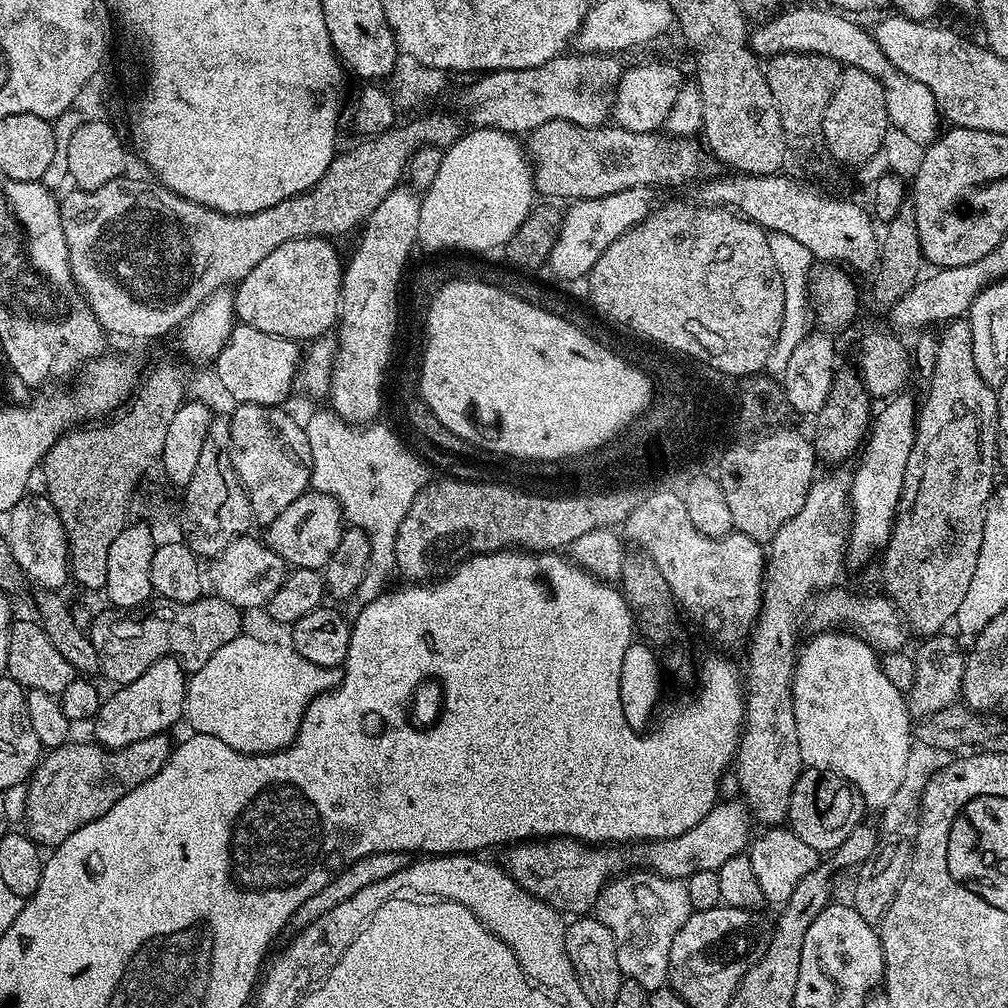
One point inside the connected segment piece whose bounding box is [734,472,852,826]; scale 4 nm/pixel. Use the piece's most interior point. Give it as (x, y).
(805, 558)

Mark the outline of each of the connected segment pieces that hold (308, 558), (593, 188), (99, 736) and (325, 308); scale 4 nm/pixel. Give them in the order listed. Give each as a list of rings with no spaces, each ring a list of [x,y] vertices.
[[[309,490],[300,496],[274,522],[266,526],[266,543],[274,554],[284,559],[284,563],[292,568],[315,568],[324,570],[332,555],[342,542],[346,529],[344,513],[333,496],[327,496],[315,490]]]
[[[555,120],[538,126],[527,133],[526,149],[535,171],[535,191],[544,198],[561,196],[567,202],[593,200],[606,194],[618,194],[631,188],[646,188],[656,184],[680,184],[683,180],[696,182],[705,175],[704,156],[706,152],[695,139],[654,132],[635,132],[619,126],[587,128],[574,122]]]
[[[164,656],[142,678],[134,678],[134,682],[125,684],[115,689],[112,697],[105,699],[100,705],[94,723],[91,725],[95,743],[105,750],[119,750],[138,742],[142,738],[150,738],[167,733],[167,728],[172,728],[176,723],[181,723],[184,716],[184,699],[188,693],[188,676],[183,664],[174,656]]]
[[[307,236],[282,242],[278,250],[266,254],[235,285],[237,321],[297,342],[312,342],[331,333],[340,315],[340,290],[346,265],[332,244],[335,243],[323,236]]]

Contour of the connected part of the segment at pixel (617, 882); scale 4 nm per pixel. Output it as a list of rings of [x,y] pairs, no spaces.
[[[632,870],[613,879],[594,905],[595,919],[607,924],[614,934],[621,977],[638,982],[648,993],[669,983],[670,946],[674,934],[682,930],[692,913],[683,880],[657,876],[648,870]]]

